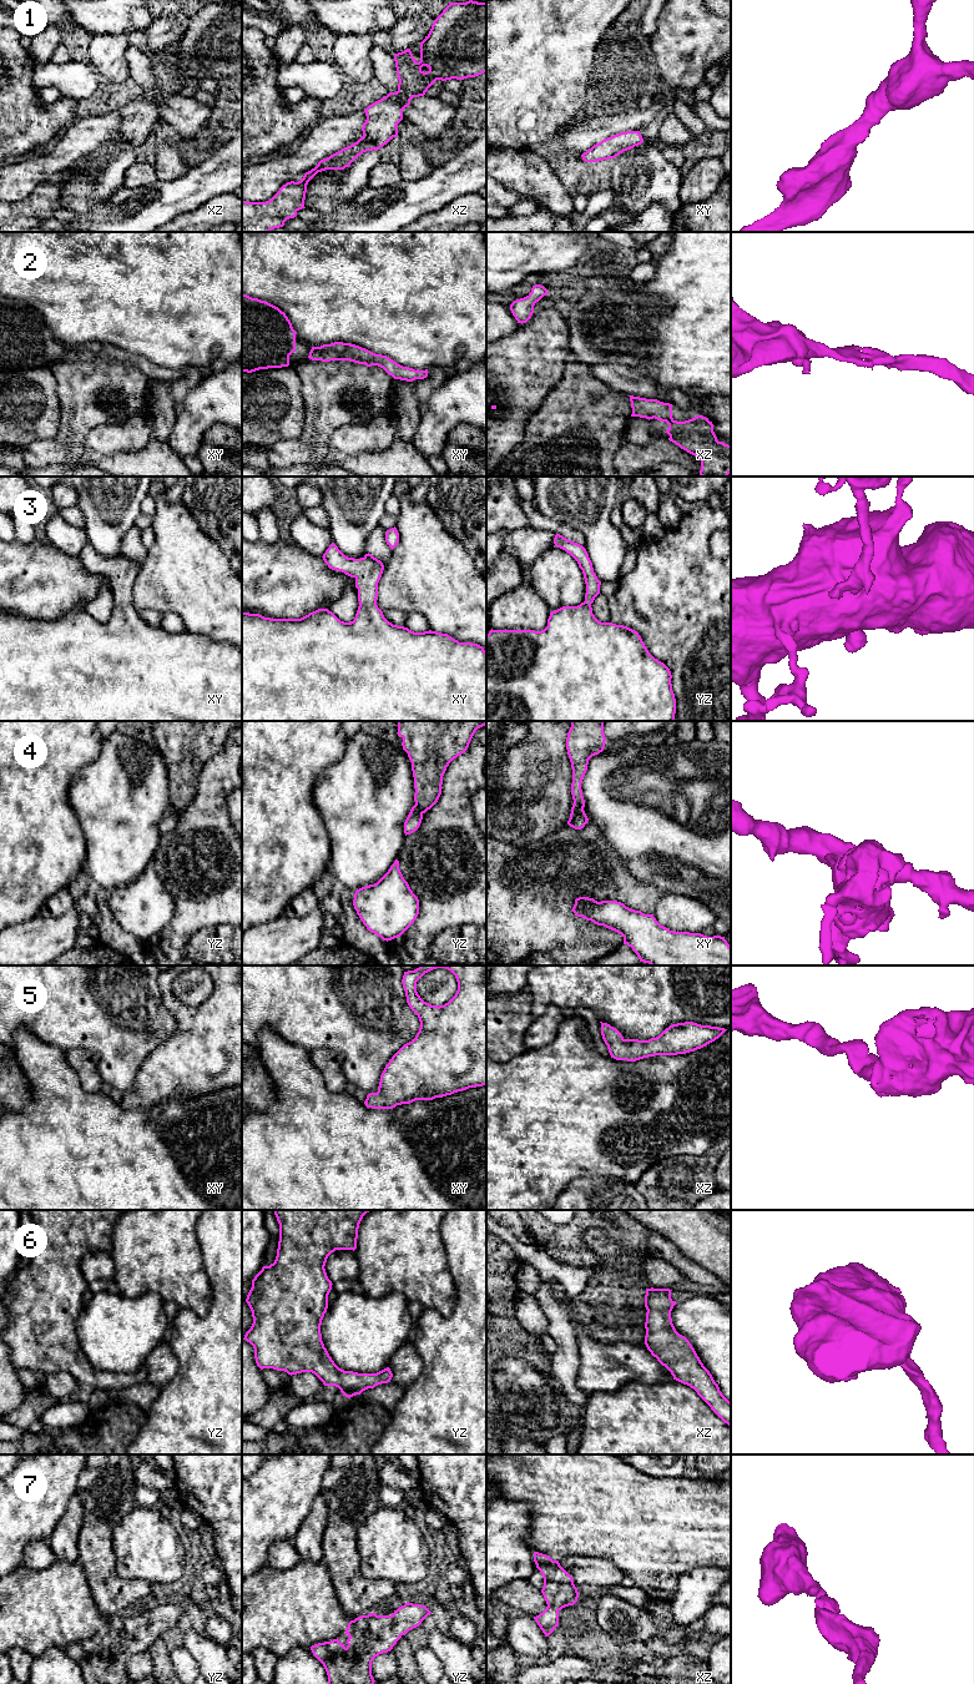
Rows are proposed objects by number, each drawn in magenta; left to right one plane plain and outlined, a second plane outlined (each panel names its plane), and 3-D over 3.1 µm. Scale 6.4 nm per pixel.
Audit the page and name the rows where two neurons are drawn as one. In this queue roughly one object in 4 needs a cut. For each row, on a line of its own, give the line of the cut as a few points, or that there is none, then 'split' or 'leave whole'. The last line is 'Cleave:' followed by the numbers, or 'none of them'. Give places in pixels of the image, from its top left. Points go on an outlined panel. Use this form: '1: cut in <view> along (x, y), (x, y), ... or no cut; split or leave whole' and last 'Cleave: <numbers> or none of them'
1: no cut; leave whole
2: no cut; leave whole
3: no cut; leave whole
4: cut in xy along (574, 802), (583, 810); split
5: no cut; leave whole
6: no cut; leave whole
7: no cut; leave whole
Cleave: 4

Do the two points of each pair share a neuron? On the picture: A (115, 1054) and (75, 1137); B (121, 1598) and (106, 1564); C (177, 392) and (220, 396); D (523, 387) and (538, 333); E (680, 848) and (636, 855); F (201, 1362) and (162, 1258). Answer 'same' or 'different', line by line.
A: different
B: same
C: different
D: same
E: same
F: different

